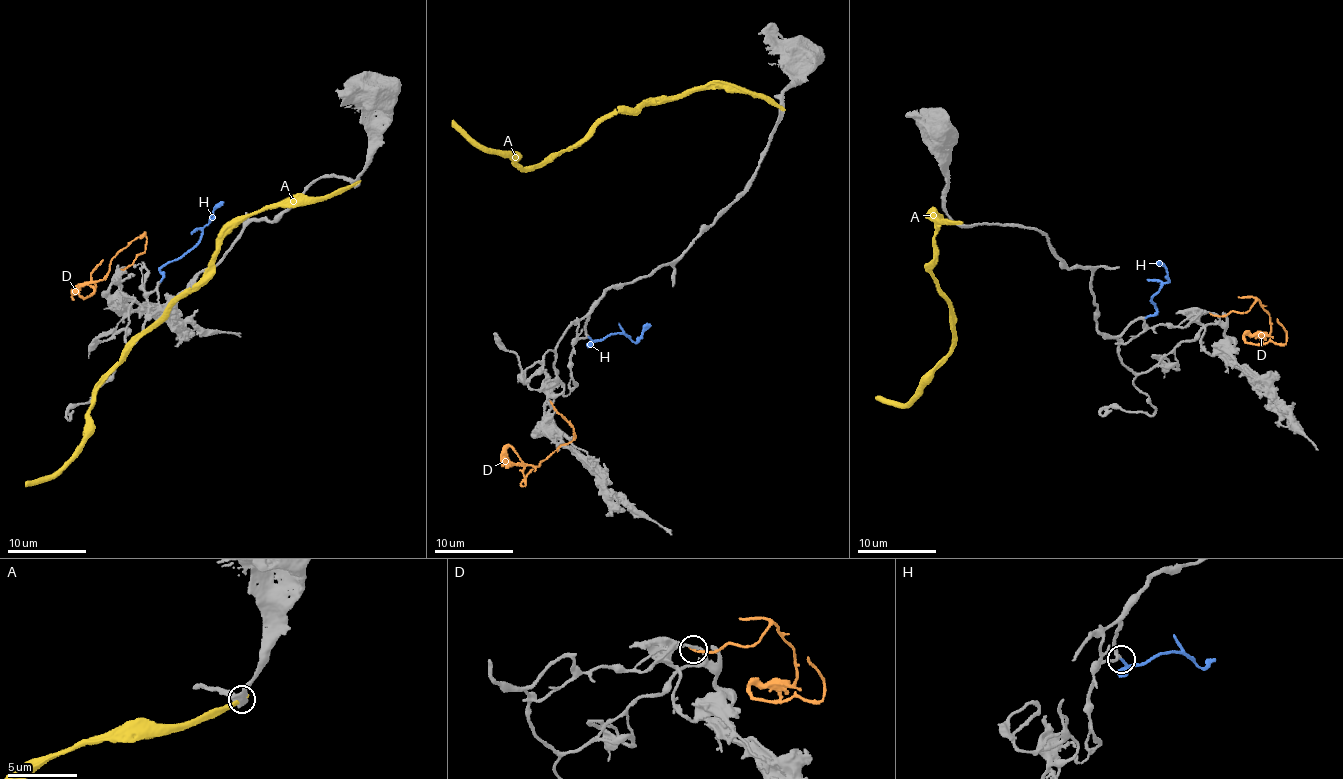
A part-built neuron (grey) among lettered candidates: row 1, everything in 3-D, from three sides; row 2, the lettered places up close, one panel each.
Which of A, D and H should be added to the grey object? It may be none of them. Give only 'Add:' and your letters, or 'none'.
Add: H

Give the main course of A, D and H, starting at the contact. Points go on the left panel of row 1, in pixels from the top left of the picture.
A: (356, 182), (246, 215), (214, 265), (100, 387), (69, 458), (26, 485)
D: (123, 269), (146, 239), (118, 253), (81, 296), (93, 291), (91, 272), (102, 260)
H: (161, 281), (161, 269), (192, 248), (212, 211), (224, 202)

